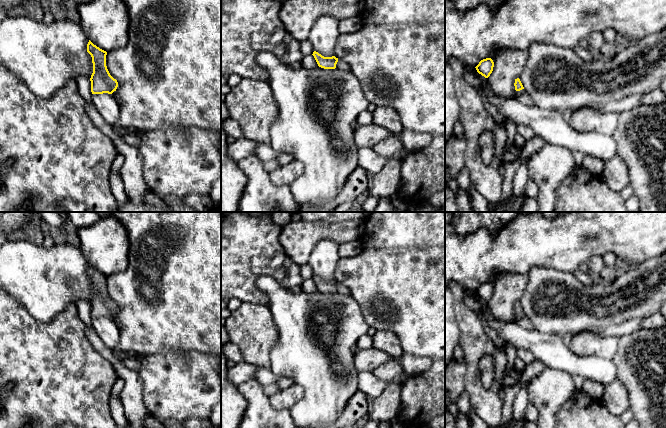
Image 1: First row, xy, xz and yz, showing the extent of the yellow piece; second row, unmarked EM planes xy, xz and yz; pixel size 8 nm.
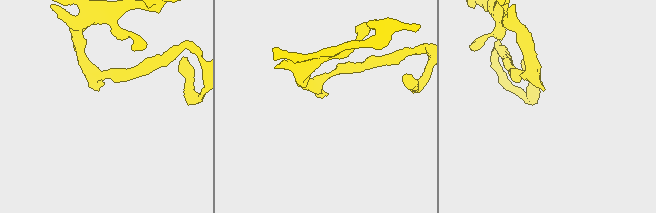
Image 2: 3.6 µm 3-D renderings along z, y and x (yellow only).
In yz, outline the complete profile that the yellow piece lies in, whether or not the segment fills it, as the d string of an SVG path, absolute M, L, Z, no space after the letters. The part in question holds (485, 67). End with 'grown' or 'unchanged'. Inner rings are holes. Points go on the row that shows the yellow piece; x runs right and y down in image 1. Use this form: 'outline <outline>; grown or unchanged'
outline M491 58L483 59L479 62L479 64L475 67L477 72L488 78L493 71L494 62Z; unchanged

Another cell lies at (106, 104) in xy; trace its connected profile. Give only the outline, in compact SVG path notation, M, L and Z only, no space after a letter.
M93 94L92 103L102 118L113 126L119 118L120 106L112 94Z

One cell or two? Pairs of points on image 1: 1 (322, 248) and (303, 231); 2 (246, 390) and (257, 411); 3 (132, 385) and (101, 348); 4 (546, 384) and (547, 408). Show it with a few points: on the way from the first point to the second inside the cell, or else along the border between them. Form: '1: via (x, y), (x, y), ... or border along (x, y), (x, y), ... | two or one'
1: border along (338, 244), (321, 239), (307, 263) | two
2: via (251, 395), (257, 401), (257, 406) | one
3: via (128, 376), (110, 357) | one
4: via (548, 390), (548, 402) | one

